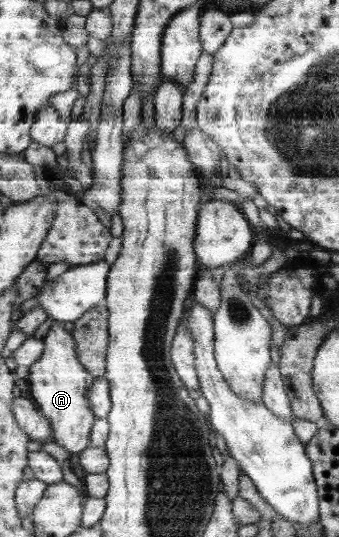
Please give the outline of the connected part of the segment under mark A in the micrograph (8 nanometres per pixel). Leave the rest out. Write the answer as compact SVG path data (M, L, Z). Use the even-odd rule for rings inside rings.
M54 321L44 338L44 357L29 367L31 397L41 413L50 419L56 443L69 451L70 455L80 455L89 448L94 423L98 419L89 400L89 391L95 377L82 365L73 334L64 329L63 323Z

